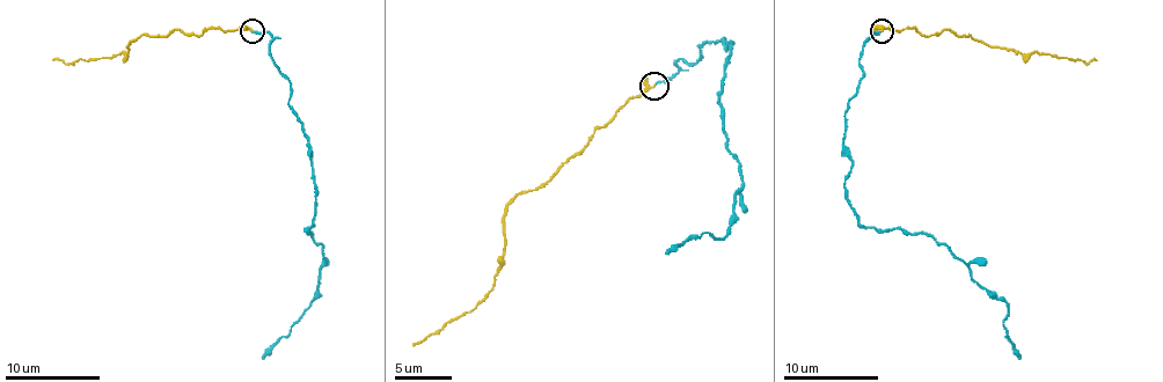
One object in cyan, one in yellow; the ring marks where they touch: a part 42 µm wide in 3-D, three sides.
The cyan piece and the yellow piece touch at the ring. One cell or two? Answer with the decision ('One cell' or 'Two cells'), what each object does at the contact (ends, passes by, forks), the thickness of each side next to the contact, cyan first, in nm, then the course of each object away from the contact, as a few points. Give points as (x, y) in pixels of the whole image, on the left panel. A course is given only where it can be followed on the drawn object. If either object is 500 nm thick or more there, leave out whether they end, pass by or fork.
One cell. At the ring cyan ends. At the ring yellow passes by. Thickness 160 nm (cyan) against 180 nm. Course of cyan: (253, 31), (271, 36), (269, 54), (290, 83), (314, 180), (307, 229), (326, 261), (319, 293), (262, 359). Course of yellow: (253, 31), (141, 34), (127, 52), (66, 65), (52, 60)

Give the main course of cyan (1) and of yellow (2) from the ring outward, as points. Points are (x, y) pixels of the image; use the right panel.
1: (880, 31), (862, 54), (846, 111), (848, 204), (867, 227), (944, 243), (1008, 307), (1003, 327), (1019, 359)
2: (880, 31), (916, 29), (928, 36), (944, 29), (1024, 52), (1085, 65), (1097, 60)

